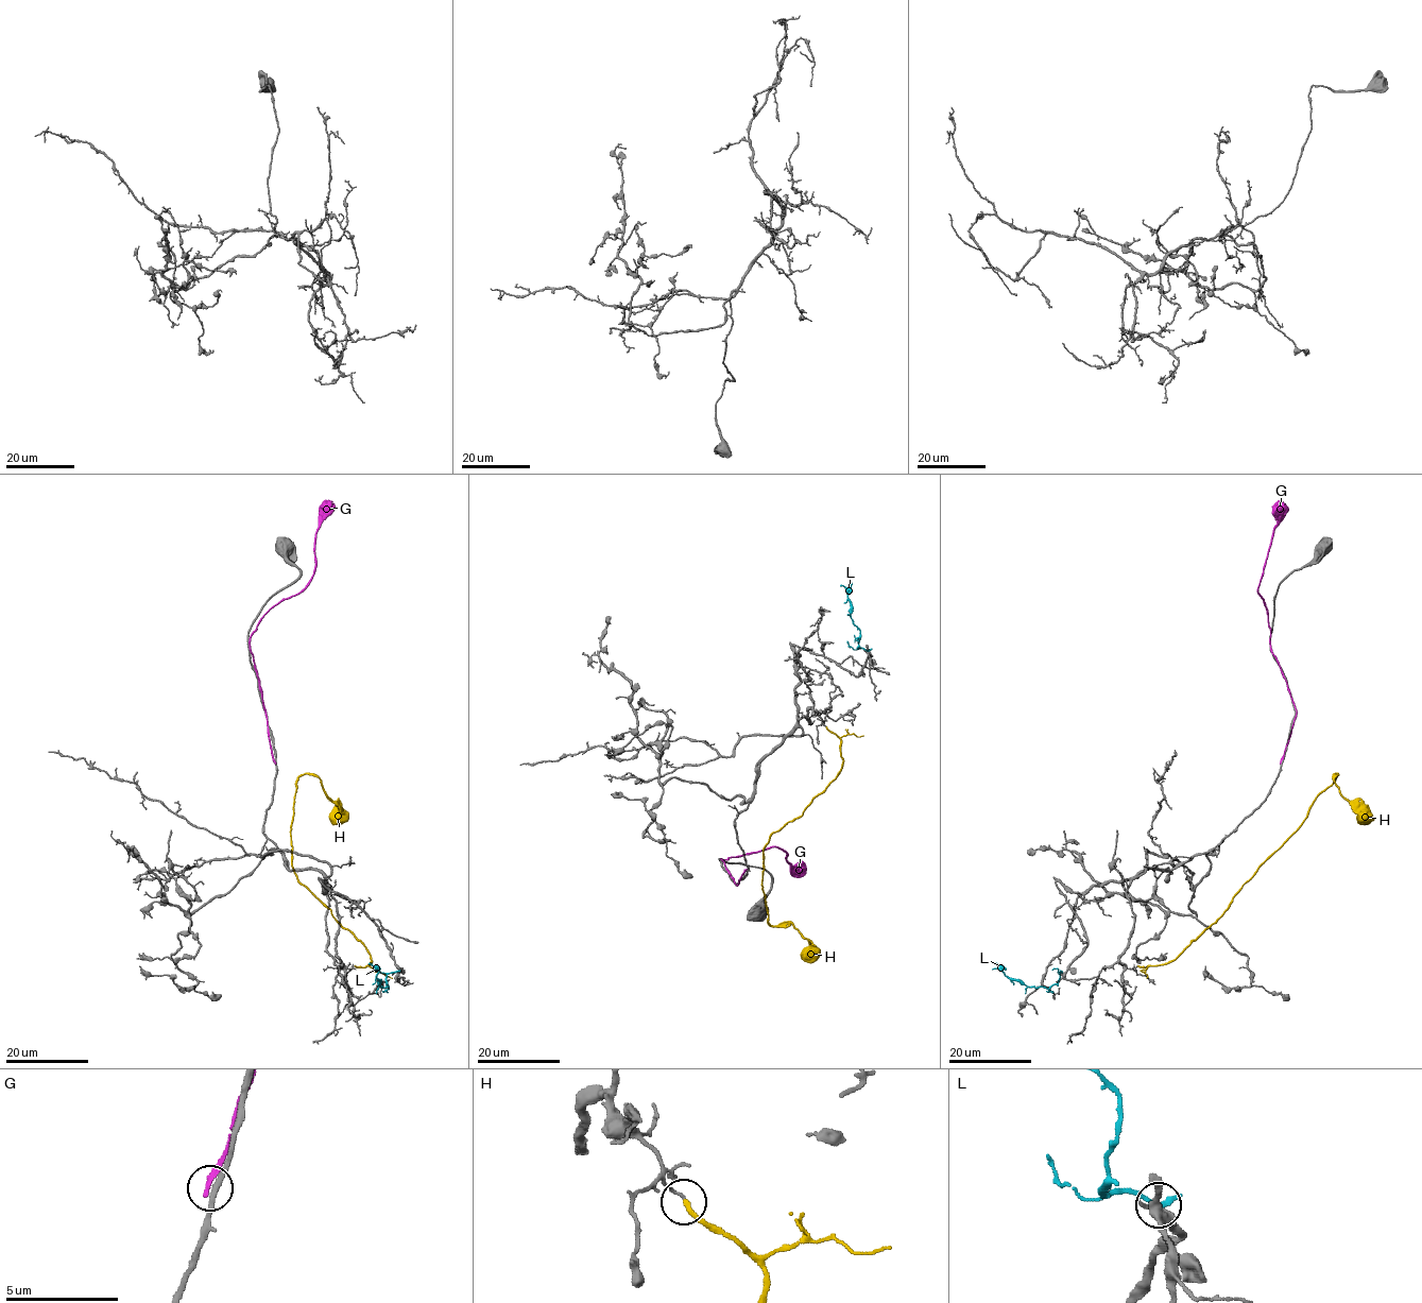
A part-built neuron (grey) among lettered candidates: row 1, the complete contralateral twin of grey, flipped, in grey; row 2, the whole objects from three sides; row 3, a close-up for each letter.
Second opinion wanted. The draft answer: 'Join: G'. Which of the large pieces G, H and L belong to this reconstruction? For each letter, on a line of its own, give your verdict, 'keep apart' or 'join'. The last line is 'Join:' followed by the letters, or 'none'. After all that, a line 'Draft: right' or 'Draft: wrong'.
G: keep apart
H: keep apart
L: keep apart
Join: none
Draft: wrong

